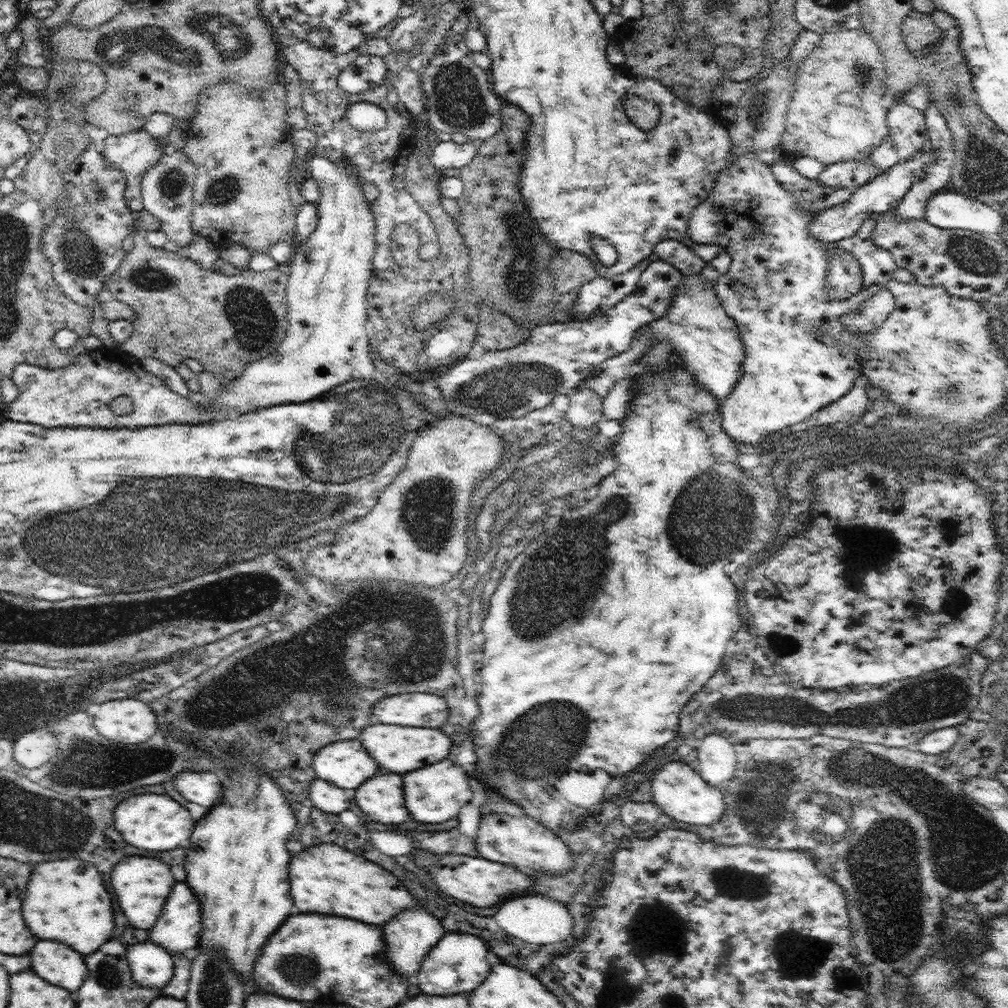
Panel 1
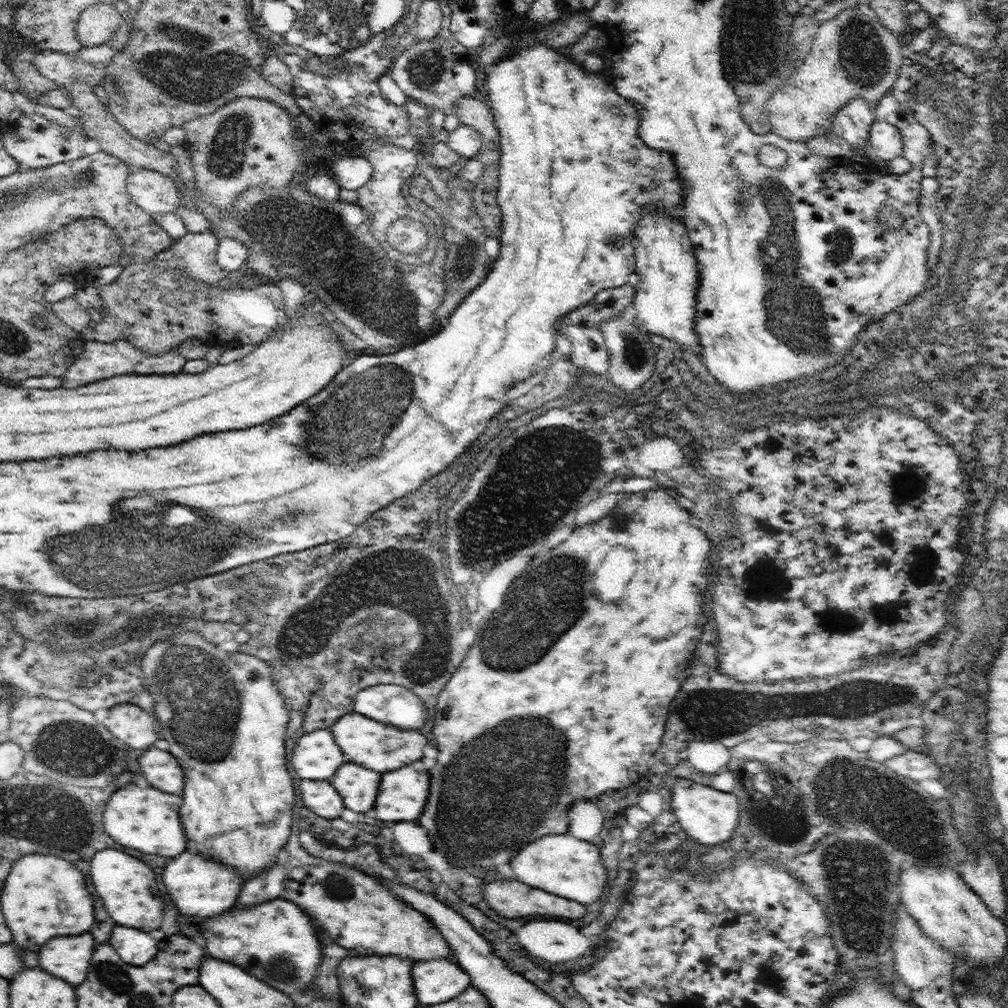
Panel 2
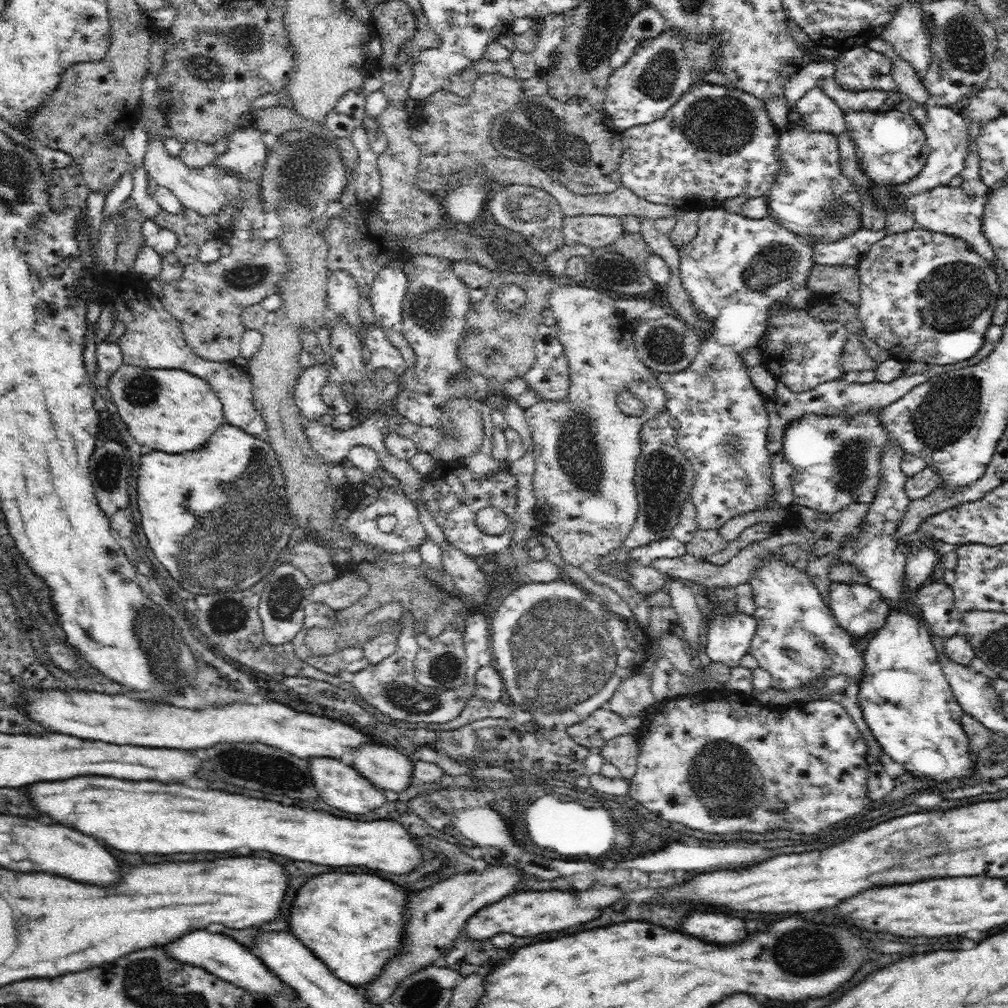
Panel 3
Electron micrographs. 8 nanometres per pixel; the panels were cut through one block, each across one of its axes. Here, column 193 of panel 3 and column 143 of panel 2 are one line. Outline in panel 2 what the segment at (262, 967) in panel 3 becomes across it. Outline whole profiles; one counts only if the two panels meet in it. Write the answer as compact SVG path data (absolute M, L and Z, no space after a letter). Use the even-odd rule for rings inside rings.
M116 926L110 936L110 946L120 954L124 962L142 966L150 962L158 953L159 935L138 930L138 928L124 928Z

